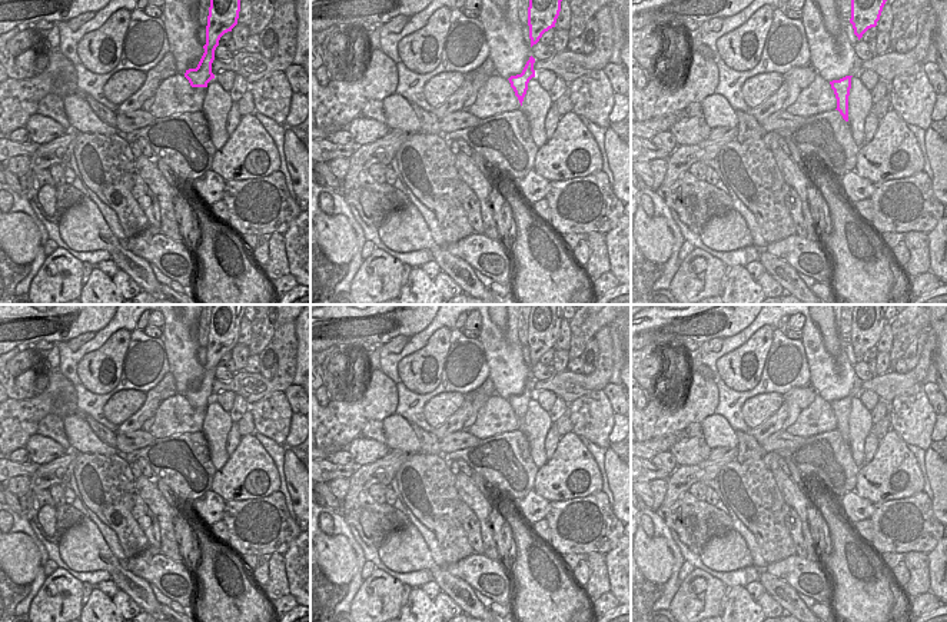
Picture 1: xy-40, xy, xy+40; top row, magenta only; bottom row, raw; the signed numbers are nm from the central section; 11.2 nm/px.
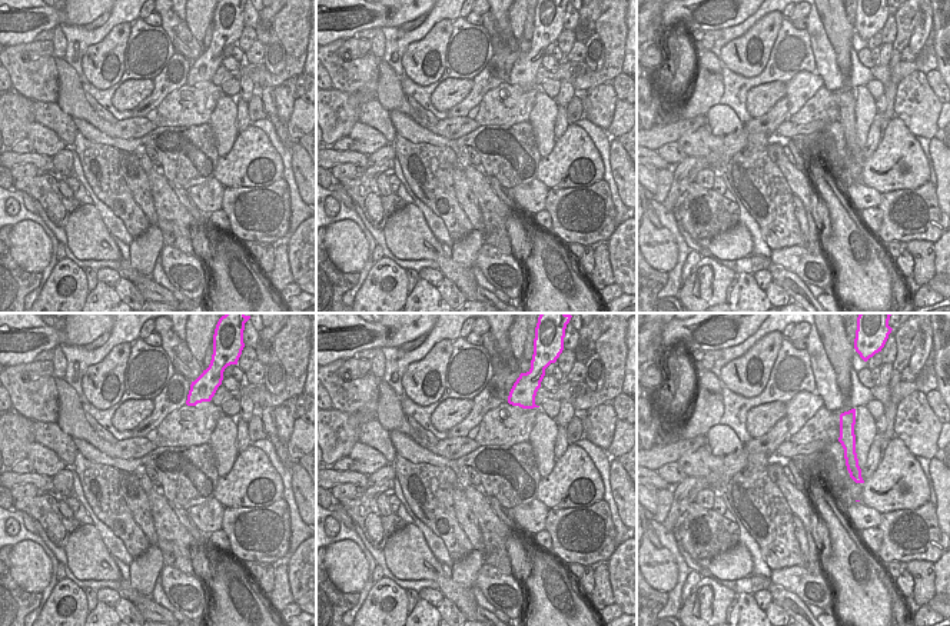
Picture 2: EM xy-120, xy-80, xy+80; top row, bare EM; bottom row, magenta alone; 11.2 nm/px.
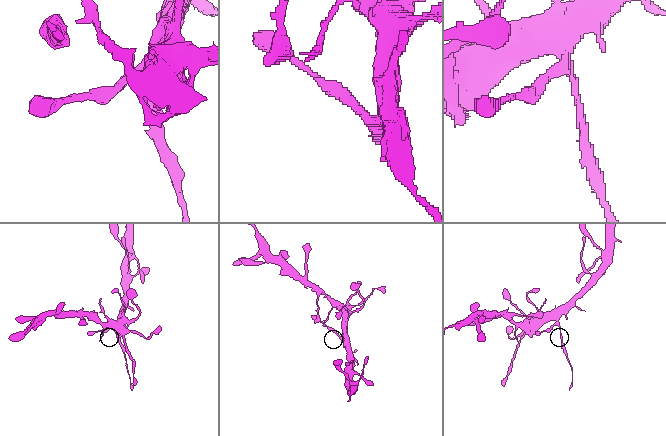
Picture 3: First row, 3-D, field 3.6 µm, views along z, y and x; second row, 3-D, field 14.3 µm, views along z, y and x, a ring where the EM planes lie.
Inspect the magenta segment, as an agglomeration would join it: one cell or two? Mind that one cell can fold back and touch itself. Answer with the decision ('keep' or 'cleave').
cleave

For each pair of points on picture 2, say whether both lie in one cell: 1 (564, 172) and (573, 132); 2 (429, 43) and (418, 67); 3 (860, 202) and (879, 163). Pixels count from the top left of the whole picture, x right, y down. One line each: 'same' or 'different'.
1: same
2: same
3: different

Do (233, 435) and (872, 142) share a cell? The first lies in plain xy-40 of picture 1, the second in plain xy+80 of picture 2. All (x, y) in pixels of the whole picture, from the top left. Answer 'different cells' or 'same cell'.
same cell

